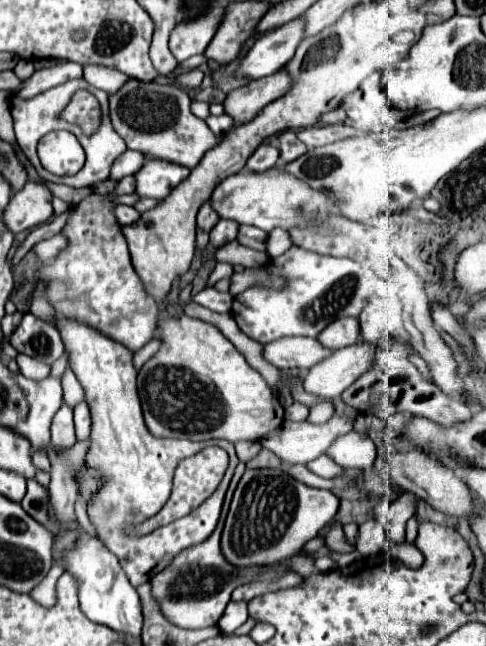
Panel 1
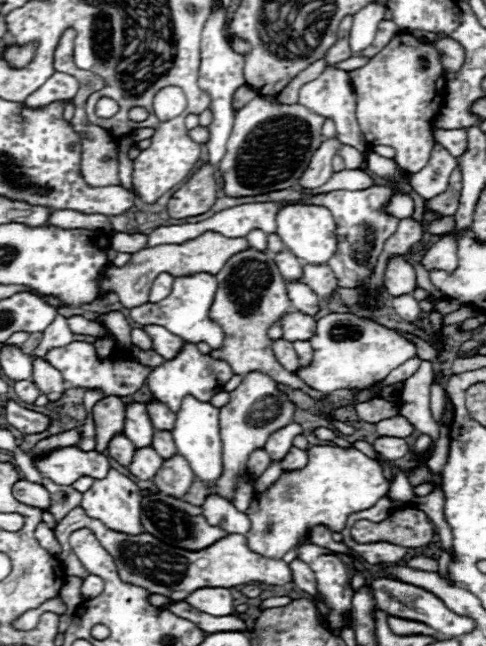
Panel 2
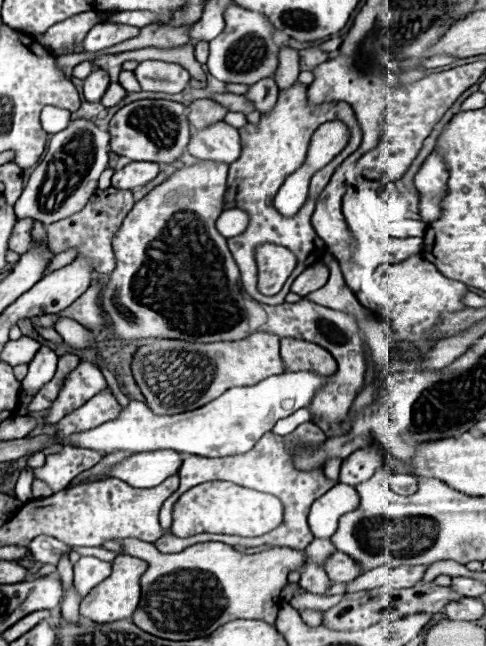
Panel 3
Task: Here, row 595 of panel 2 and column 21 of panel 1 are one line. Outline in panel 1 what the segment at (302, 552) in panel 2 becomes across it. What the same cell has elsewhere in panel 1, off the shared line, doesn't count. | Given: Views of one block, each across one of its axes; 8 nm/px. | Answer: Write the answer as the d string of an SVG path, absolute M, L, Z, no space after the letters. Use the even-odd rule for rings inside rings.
M32 312L24 314L20 326L12 332L8 342L20 354L38 360L44 358L46 364L54 364L54 360L58 360L64 354L64 344L60 342L58 330L50 322L34 316Z

